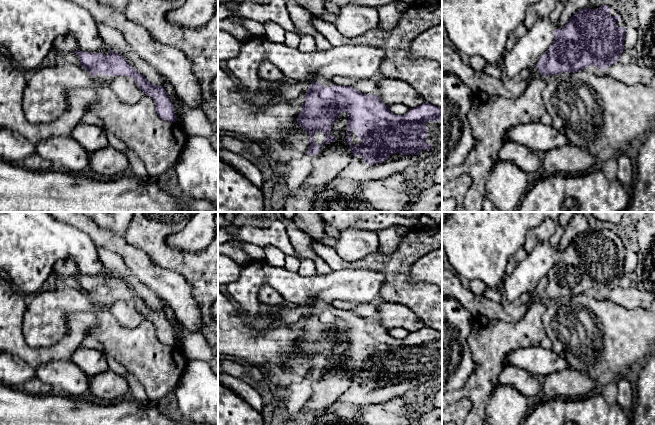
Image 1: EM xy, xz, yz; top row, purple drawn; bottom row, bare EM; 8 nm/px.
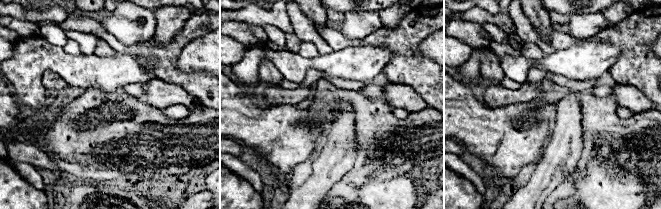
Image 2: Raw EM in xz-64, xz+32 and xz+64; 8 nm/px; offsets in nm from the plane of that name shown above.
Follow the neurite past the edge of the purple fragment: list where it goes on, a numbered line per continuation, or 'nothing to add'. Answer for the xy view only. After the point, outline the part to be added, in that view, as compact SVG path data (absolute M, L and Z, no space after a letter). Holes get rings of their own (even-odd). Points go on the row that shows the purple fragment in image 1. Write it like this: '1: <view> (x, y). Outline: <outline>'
1: xy (109, 77). Outline: M100 71L97 76L99 76L100 78L106 79L109 83L110 83L111 80L115 77L114 75L108 75L108 76L106 76L106 75L104 75L104 74L102 73L102 71Z

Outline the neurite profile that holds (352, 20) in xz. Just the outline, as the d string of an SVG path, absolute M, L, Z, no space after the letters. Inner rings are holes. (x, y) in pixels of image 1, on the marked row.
M347 4L340 7L334 25L343 36L354 38L376 28L379 22L375 7Z

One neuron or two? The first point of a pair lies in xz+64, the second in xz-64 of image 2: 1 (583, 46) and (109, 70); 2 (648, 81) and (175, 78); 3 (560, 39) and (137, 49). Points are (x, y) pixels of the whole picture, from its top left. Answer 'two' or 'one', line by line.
1: one
2: one
3: one

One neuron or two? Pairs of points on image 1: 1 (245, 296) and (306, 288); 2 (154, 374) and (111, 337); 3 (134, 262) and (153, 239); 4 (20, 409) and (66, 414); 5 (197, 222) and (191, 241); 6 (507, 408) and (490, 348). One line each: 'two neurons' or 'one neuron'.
1: one neuron
2: one neuron
3: two neurons
4: one neuron
5: one neuron
6: two neurons

